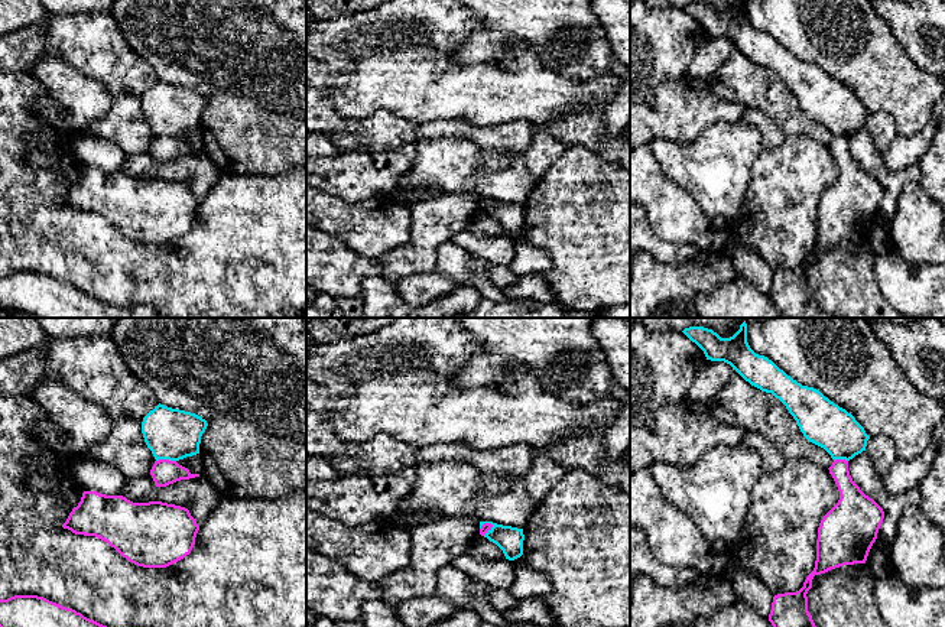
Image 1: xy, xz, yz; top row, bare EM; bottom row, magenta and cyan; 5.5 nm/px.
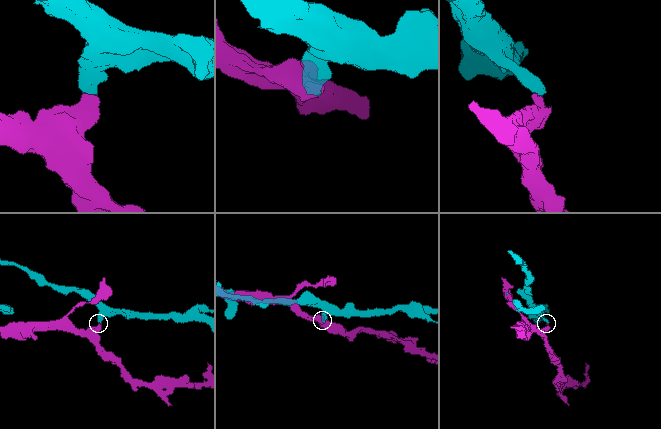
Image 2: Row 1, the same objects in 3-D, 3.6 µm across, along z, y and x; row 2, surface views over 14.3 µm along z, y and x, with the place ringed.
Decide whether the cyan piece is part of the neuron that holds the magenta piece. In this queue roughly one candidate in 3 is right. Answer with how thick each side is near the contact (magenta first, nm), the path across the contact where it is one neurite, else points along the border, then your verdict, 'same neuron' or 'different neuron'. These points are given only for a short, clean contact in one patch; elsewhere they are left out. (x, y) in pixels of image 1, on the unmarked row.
calibres 140 and 280 nm; border xy (175, 136), (156, 137); different neuron

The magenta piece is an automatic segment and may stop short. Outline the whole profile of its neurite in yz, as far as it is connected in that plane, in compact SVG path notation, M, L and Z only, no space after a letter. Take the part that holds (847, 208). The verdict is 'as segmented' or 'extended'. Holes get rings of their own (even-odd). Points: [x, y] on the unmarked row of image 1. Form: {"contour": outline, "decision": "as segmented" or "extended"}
{"contour": "M835 136L828 146L840 176L819 199L815 244L799 267L774 272L769 290L773 305L786 318L841 318L818 308L808 287L806 270L815 251L866 240L884 195L883 185L853 157L848 137Z", "decision": "as segmented"}

